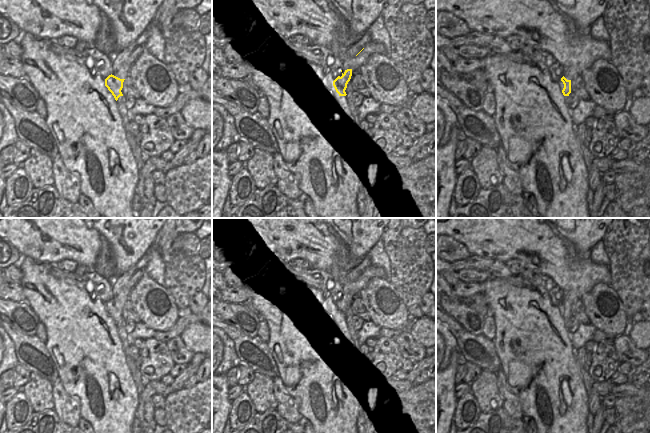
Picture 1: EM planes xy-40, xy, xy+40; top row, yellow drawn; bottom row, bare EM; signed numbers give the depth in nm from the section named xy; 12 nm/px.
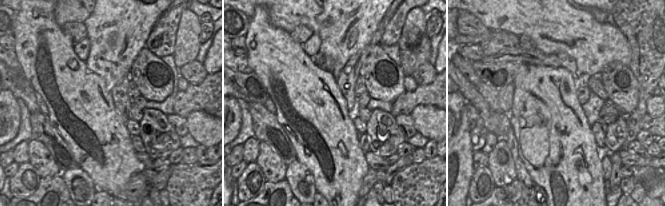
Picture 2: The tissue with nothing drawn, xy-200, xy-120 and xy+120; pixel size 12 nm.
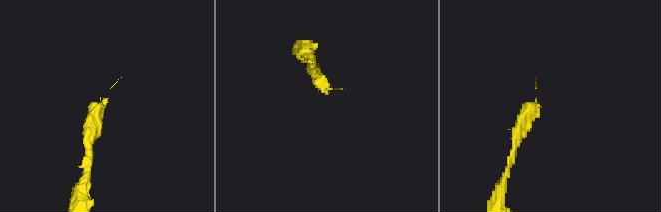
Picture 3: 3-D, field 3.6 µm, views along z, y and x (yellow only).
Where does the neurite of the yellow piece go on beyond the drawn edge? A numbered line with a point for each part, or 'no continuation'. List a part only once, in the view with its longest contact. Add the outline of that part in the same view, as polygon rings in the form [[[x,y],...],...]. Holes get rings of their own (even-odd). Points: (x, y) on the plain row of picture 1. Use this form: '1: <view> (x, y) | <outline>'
1: xy-40 (123, 284) | [[[148,251],[144,253],[142,258],[127,272],[118,276],[113,281],[112,299],[125,303],[128,300],[128,295],[131,289],[135,286],[148,264]]]

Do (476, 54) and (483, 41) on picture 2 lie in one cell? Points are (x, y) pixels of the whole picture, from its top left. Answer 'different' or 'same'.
different

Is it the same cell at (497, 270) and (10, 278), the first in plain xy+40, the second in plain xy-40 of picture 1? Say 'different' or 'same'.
same

